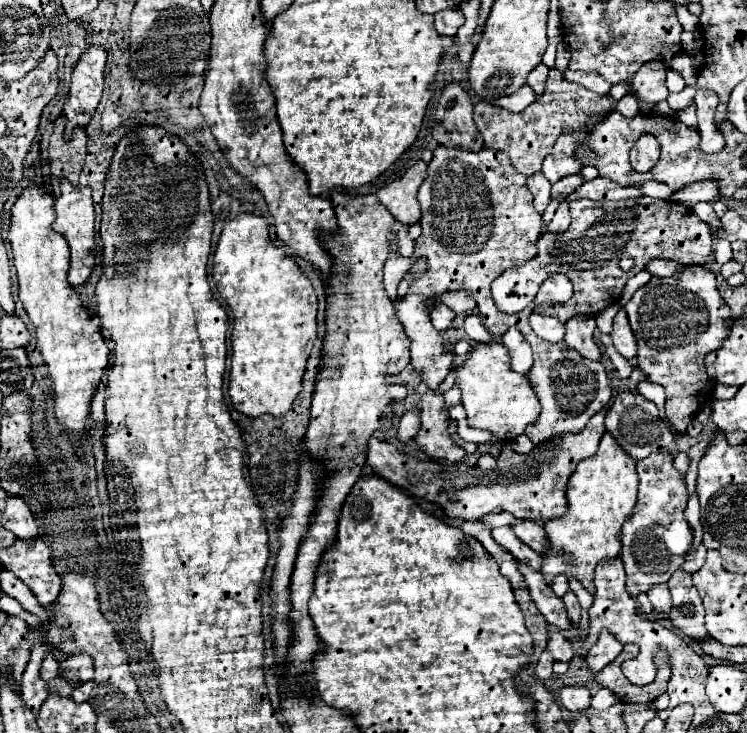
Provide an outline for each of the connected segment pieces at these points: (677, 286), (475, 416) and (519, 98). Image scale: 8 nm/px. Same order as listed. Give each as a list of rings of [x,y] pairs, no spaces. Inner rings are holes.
[[[687,266],[671,278],[653,276],[651,282],[635,292],[625,306],[635,340],[637,366],[667,392],[665,410],[677,432],[685,432],[697,410],[713,400],[711,378],[705,372],[707,352],[721,348],[731,330],[731,310],[723,302],[715,274],[703,266]]]
[[[499,342],[475,344],[469,360],[459,368],[457,386],[463,392],[463,406],[467,410],[469,426],[489,430],[501,442],[515,440],[525,432],[527,424],[533,424],[539,418],[541,404],[529,378],[511,370],[511,356]]]
[[[523,86],[519,92],[515,92],[513,96],[507,96],[507,98],[499,98],[497,102],[493,102],[493,106],[499,106],[499,108],[505,108],[509,112],[521,112],[525,110],[531,102],[535,100],[535,94],[529,86]]]

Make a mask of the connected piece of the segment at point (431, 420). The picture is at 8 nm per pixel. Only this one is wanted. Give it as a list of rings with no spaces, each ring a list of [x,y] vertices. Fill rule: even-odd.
[[[427,390],[421,396],[421,430],[415,436],[415,444],[427,452],[427,456],[435,460],[449,460],[449,462],[461,462],[465,458],[465,450],[457,446],[449,432],[449,414],[445,410],[445,400],[441,394],[435,394],[433,390]]]

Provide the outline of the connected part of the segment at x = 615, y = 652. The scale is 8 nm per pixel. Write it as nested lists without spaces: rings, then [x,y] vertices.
[[[601,632],[599,640],[591,646],[585,662],[589,664],[591,672],[599,672],[609,662],[613,662],[621,654],[621,650],[623,650],[623,644],[619,640],[615,640],[615,636],[611,636],[611,632]]]

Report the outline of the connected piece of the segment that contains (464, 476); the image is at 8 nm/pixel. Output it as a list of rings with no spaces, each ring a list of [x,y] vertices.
[[[607,410],[597,412],[581,434],[557,436],[549,442],[535,446],[529,454],[517,454],[505,448],[497,458],[499,472],[495,474],[467,462],[423,462],[409,454],[397,452],[393,444],[381,442],[377,438],[369,440],[367,464],[373,468],[375,474],[389,480],[393,486],[403,488],[411,496],[423,498],[441,508],[447,518],[477,520],[485,514],[505,510],[519,520],[547,522],[567,512],[567,480],[571,478],[571,472],[575,472],[581,460],[591,458],[597,452],[599,440],[605,434],[605,412]]]

